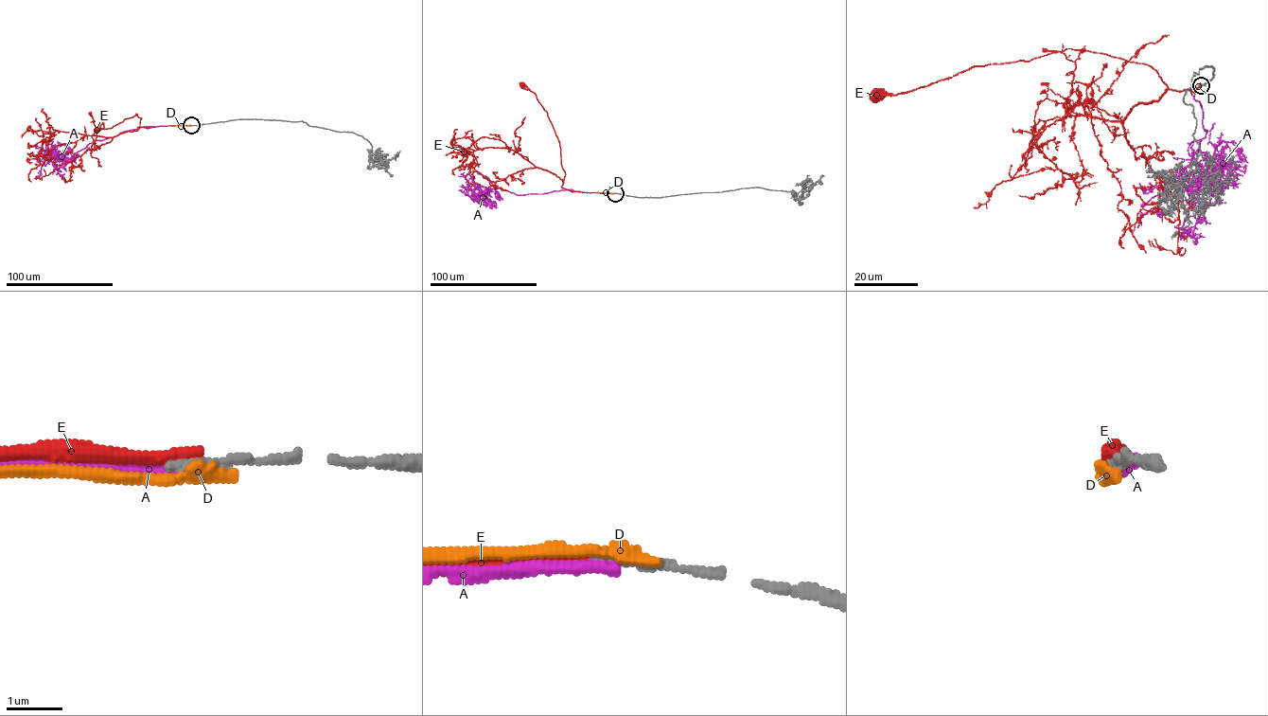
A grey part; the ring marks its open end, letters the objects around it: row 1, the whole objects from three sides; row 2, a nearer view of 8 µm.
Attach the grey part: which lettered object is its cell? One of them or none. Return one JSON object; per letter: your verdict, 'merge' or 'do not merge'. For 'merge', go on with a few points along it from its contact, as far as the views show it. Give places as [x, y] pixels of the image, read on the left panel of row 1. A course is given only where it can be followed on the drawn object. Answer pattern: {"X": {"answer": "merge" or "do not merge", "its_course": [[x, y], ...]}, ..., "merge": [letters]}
{"A": {"answer": "do not merge"}, "D": {"answer": "do not merge"}, "E": {"answer": "do not merge"}, "merge": []}

